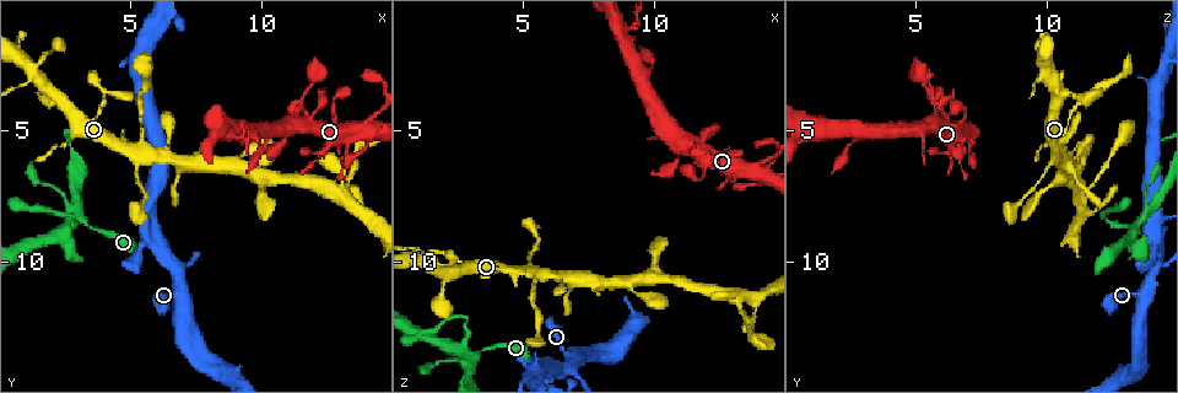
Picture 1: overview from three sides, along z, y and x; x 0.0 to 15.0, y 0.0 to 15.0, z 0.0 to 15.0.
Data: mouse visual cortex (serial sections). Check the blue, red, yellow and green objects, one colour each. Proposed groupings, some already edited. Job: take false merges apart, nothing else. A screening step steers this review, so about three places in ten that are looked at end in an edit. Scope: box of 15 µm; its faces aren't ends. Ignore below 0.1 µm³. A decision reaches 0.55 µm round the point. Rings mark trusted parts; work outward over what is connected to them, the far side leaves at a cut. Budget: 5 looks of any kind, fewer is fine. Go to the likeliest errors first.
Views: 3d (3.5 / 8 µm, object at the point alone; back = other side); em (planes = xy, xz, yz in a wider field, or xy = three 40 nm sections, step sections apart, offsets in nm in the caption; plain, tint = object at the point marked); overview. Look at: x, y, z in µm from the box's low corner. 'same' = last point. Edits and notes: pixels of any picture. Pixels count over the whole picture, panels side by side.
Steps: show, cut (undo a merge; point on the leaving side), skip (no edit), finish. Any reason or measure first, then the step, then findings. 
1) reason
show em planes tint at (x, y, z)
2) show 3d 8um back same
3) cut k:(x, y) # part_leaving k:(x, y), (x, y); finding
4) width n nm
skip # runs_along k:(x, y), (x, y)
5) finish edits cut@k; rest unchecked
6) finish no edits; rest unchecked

show 3d 3.5um at (3.0, 8.4, 13.7)

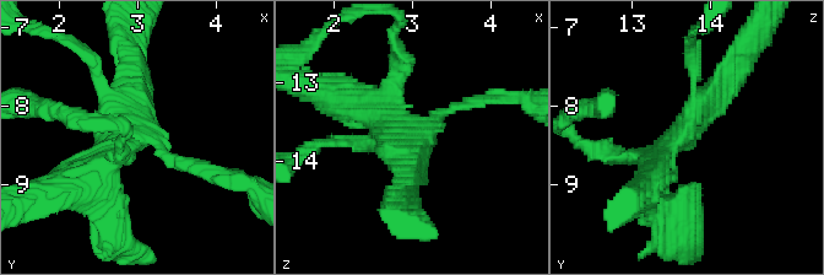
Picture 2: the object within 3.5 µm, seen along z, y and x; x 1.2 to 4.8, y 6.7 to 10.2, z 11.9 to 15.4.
show em xy step 2 tint at (3.10, 8.35, 13.60)

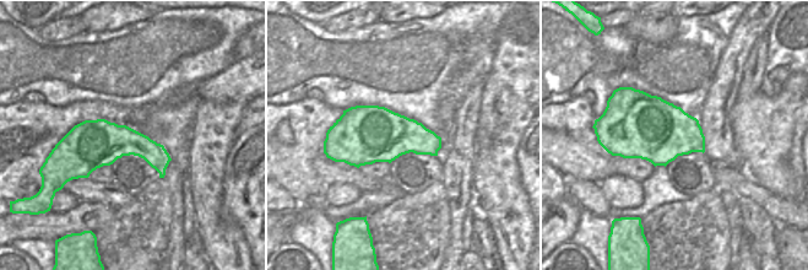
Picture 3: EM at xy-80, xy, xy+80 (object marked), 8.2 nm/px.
cut it another way
show em planes tint same

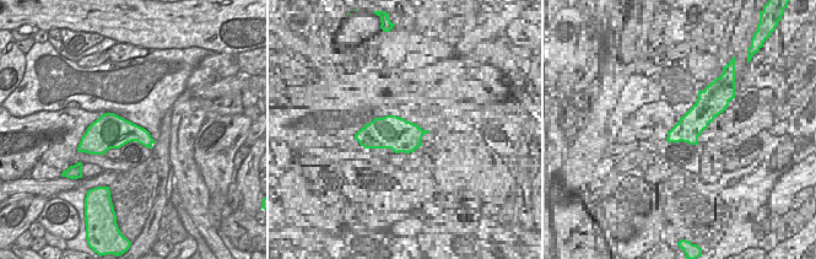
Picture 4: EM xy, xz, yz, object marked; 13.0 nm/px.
skip # continuous, no second cell

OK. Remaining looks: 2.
show 3d 3.5um back at (5.4, 4.7, 10.7)

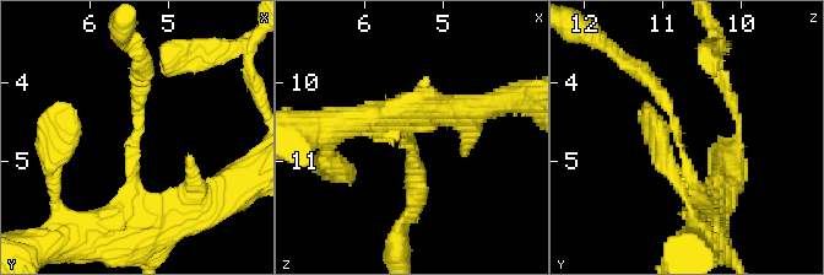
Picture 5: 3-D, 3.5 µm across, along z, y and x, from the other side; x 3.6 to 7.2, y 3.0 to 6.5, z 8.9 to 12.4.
show em xy step 5 tint at (5.35, 4.80, 10.80)

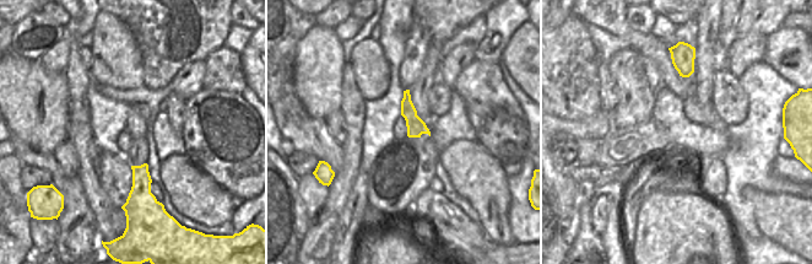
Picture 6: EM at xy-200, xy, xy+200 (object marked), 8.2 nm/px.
arm_widths 200, 250 nm
skip # runs_along 5:(705, 219), (673, 117), (639, 71); continuous, no second cell

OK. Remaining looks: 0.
finish no edits; rest unchecked

